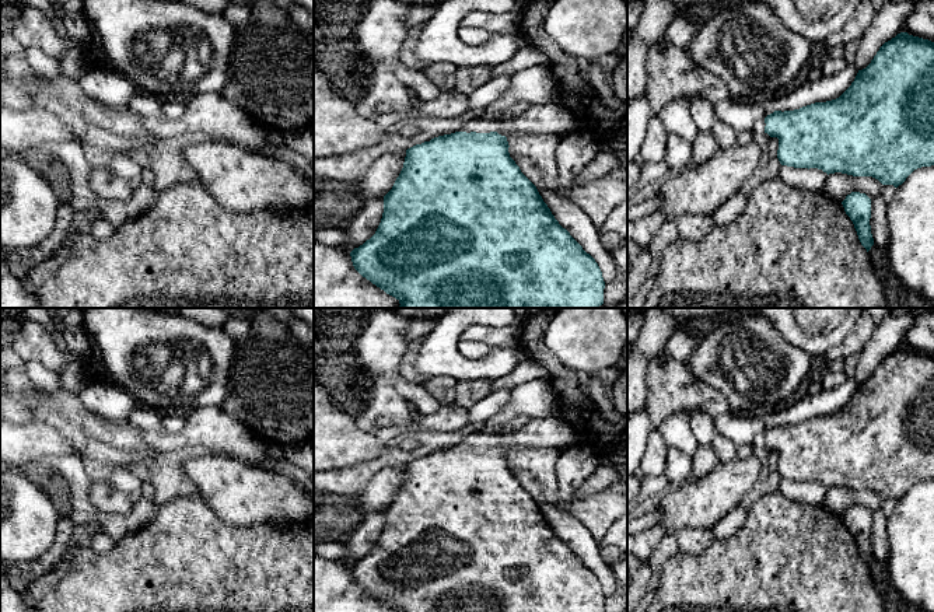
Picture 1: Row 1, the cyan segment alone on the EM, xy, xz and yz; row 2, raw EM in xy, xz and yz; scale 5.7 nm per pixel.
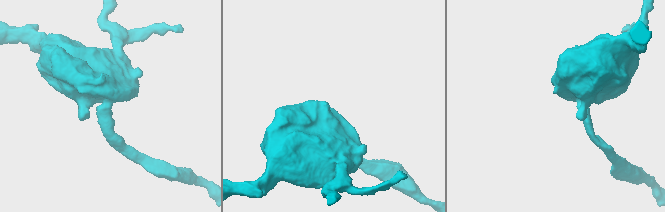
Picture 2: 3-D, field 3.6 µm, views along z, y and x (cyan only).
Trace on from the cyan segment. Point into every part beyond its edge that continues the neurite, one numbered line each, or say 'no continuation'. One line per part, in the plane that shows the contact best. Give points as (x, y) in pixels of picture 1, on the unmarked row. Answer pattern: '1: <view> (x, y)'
1: xz (538, 433)

